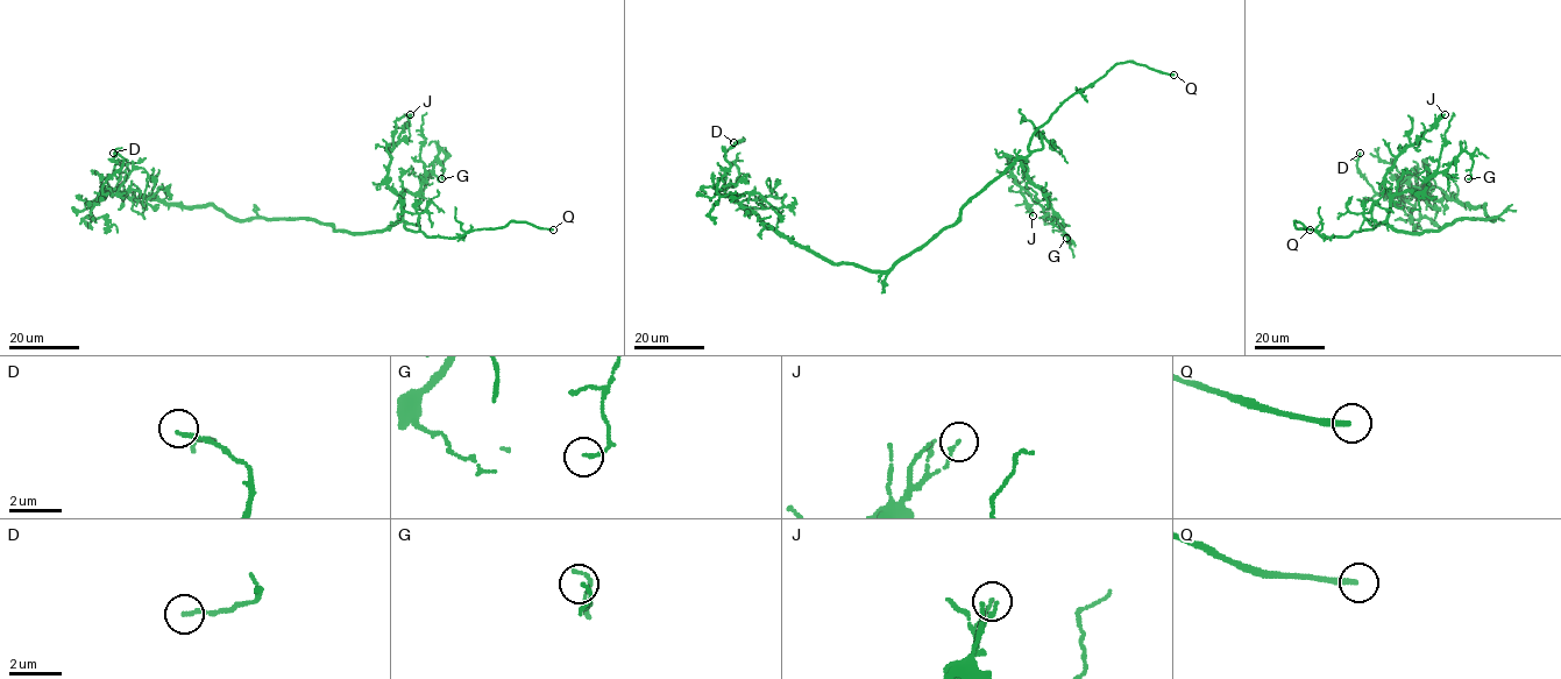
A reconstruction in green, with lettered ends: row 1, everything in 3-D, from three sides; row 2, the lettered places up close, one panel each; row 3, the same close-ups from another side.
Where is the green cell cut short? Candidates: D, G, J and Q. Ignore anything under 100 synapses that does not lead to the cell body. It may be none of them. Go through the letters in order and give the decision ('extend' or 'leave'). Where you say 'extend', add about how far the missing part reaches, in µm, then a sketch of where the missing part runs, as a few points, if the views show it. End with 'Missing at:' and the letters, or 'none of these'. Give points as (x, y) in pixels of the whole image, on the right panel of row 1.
D: leave
G: leave
J: leave
Q: extend | 40 µm | (1310, 230), (1324, 235), (1334, 227), (1349, 234), (1347, 252)
Missing at: Q

